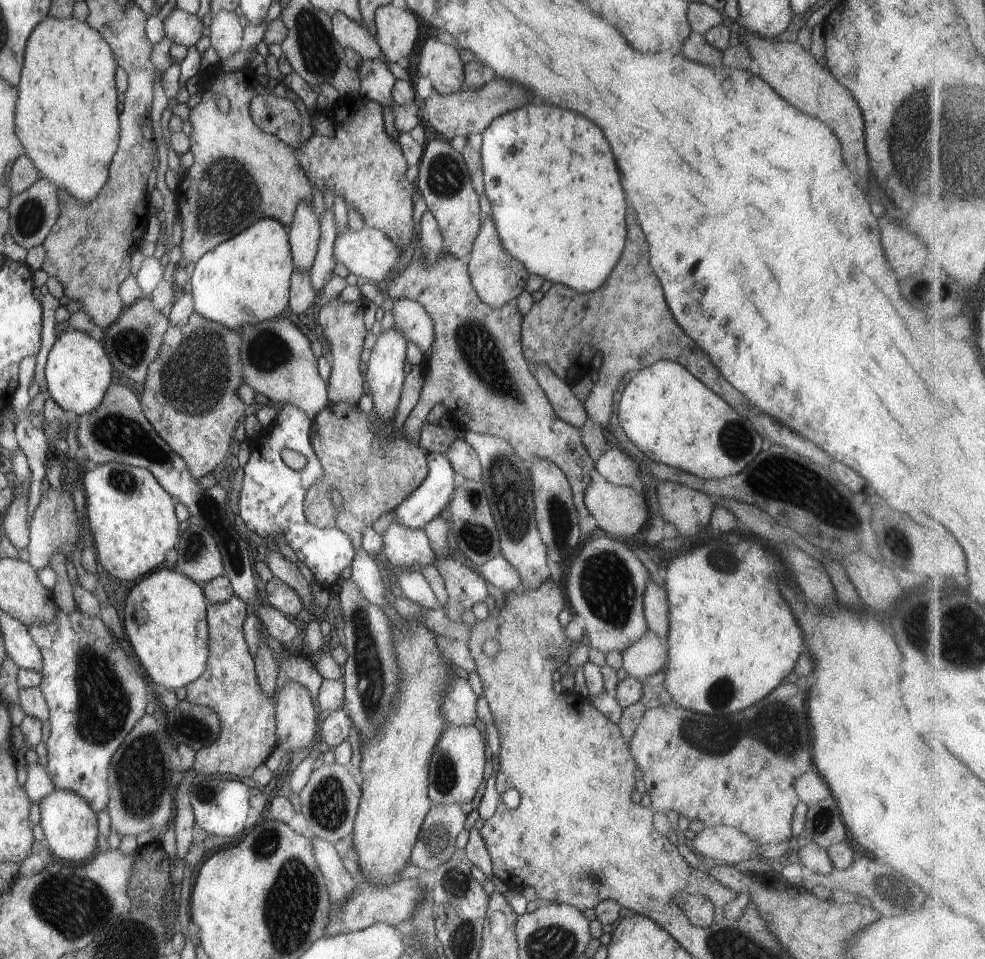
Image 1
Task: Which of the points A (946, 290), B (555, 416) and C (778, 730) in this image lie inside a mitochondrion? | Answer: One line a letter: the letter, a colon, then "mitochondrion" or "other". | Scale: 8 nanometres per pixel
A: other
B: other
C: mitochondrion

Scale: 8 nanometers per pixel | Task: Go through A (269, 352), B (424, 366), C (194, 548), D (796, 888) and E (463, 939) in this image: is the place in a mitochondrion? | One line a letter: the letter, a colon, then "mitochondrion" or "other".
A: mitochondrion
B: other
C: mitochondrion
D: other
E: mitochondrion

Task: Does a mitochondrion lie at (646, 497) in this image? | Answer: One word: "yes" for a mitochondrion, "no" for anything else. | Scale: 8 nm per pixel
no

